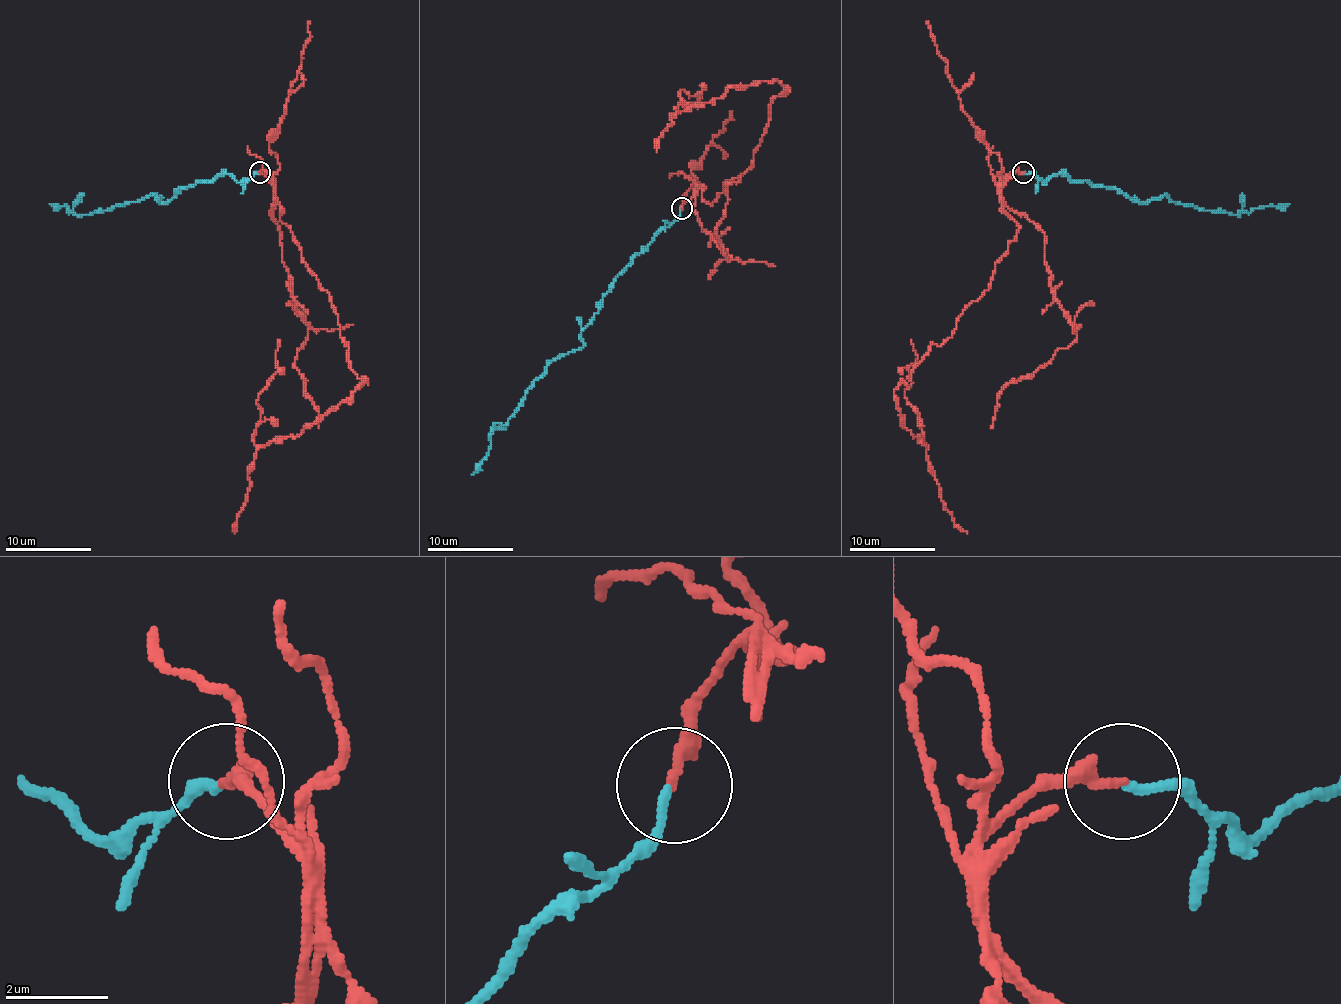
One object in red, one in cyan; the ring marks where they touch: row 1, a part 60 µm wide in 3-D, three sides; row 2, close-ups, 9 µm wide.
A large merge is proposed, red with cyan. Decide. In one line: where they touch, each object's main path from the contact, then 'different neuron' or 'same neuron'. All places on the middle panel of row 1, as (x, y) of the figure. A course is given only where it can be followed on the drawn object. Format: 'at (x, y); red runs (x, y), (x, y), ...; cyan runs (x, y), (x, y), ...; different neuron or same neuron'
at (682, 208); red runs (682, 208), (693, 184), (712, 203), (751, 167), (785, 87), (736, 85), (676, 109), (680, 89), (701, 96); cyan runs (680, 210), (613, 281), (583, 330), (583, 345), (560, 354), (519, 410), (497, 423), (489, 455), (471, 474); different neuron

